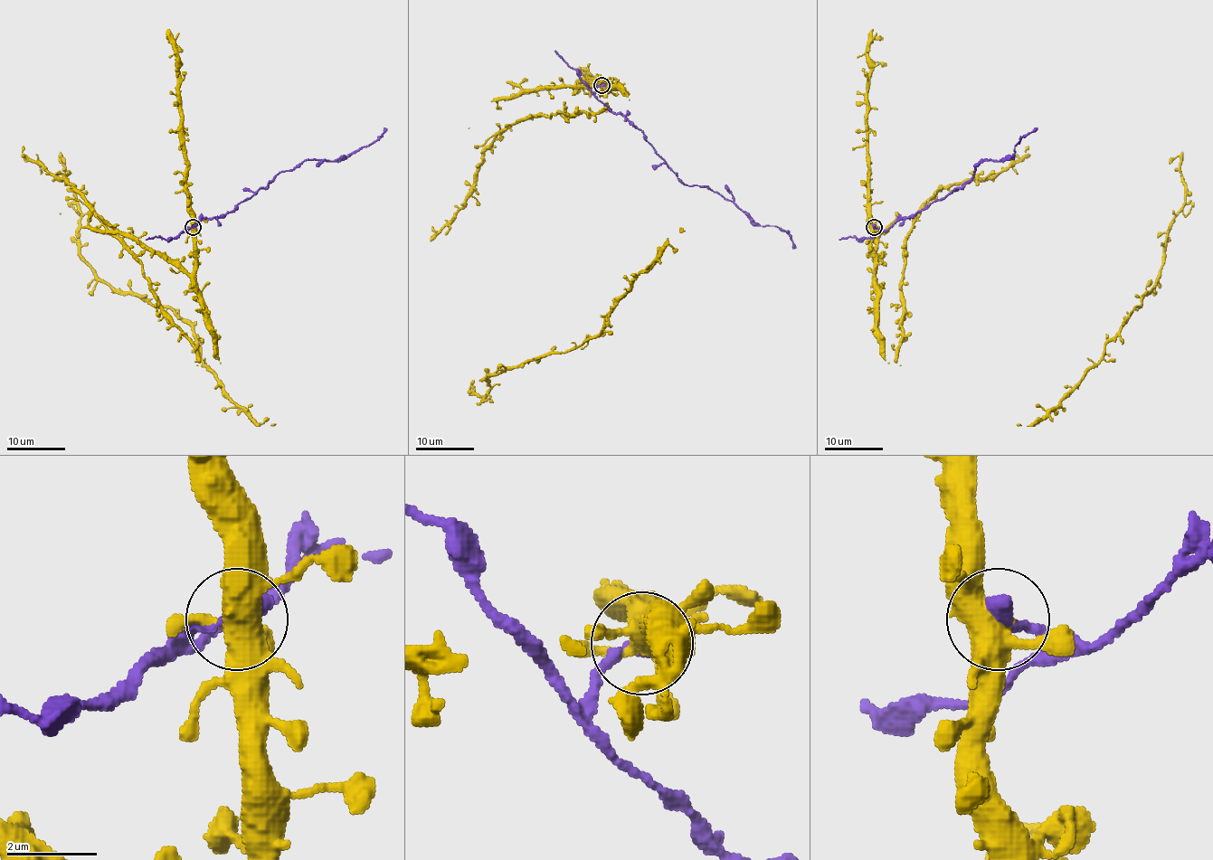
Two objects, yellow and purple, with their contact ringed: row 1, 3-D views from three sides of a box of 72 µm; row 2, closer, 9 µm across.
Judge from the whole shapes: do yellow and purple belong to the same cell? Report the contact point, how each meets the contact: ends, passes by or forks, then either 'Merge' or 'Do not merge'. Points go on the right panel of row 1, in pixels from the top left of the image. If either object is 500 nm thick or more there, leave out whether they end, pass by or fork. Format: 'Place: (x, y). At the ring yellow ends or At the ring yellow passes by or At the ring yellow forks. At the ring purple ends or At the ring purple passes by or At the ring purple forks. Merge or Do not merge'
Place: (874, 227). At the ring yellow forks. At the ring purple ends. Do not merge

